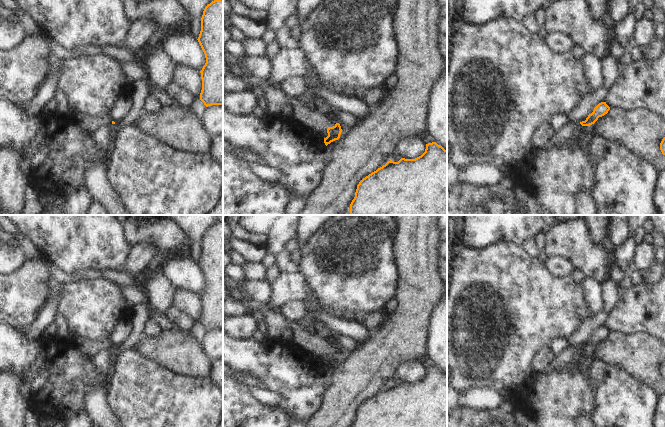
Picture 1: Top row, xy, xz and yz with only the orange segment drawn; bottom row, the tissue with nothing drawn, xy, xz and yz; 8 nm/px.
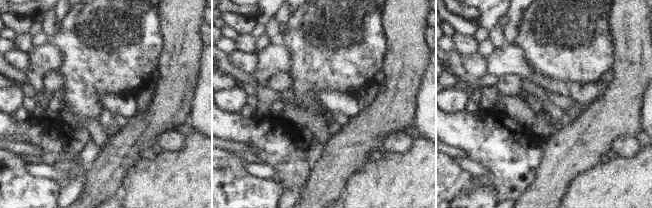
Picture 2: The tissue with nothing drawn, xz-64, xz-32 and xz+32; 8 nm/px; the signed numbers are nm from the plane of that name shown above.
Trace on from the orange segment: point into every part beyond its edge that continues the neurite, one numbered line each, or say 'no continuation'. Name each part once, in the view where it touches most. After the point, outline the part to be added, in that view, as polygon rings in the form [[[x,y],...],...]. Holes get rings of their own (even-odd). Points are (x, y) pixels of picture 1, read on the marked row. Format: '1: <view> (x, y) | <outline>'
1: xz (313, 120) | [[[223,48],[223,60],[229,66],[230,72],[234,76],[245,78],[248,83],[258,86],[267,99],[266,114],[271,117],[281,115],[282,109],[287,105],[293,107],[291,119],[301,126],[313,131],[315,134],[320,134],[323,138],[328,136],[327,129],[335,126],[337,121],[330,115],[325,115],[317,110],[311,110],[303,105],[299,100],[291,98],[284,93],[279,87],[273,87],[267,79],[256,79],[250,72],[244,73],[237,62],[237,58],[228,53]]]

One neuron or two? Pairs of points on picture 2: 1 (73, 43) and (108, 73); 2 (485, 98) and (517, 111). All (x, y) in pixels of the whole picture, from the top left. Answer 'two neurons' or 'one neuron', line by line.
1: one neuron
2: one neuron

